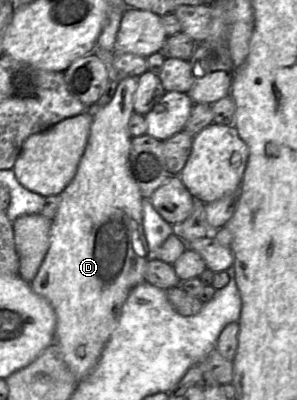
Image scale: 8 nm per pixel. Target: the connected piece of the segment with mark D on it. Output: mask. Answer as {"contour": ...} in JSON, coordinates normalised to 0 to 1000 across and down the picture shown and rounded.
{"contour":[[[424,193],[397,208],[394,223],[377,250],[337,273],[313,275],[310,308],[303,318],[300,343],[290,360],[286,378],[266,403],[256,435],[226,468],[199,485],[202,508],[195,525],[175,550],[165,590],[165,623],[155,640],[118,690],[101,708],[104,720],[118,733],[152,745],[189,788],[189,818],[185,818],[185,858],[199,865],[212,895],[229,913],[232,923],[253,938],[263,950],[276,950],[303,935],[303,930],[327,913],[343,880],[364,858],[377,833],[394,818],[401,790],[414,760],[451,718],[488,705],[485,683],[498,650],[512,643],[502,630],[498,613],[488,598],[481,575],[481,535],[478,513],[481,493],[468,475],[468,468],[448,445],[438,425],[438,365],[441,345],[431,308],[441,288],[451,283],[451,238],[465,218],[465,203],[455,193]]]}

